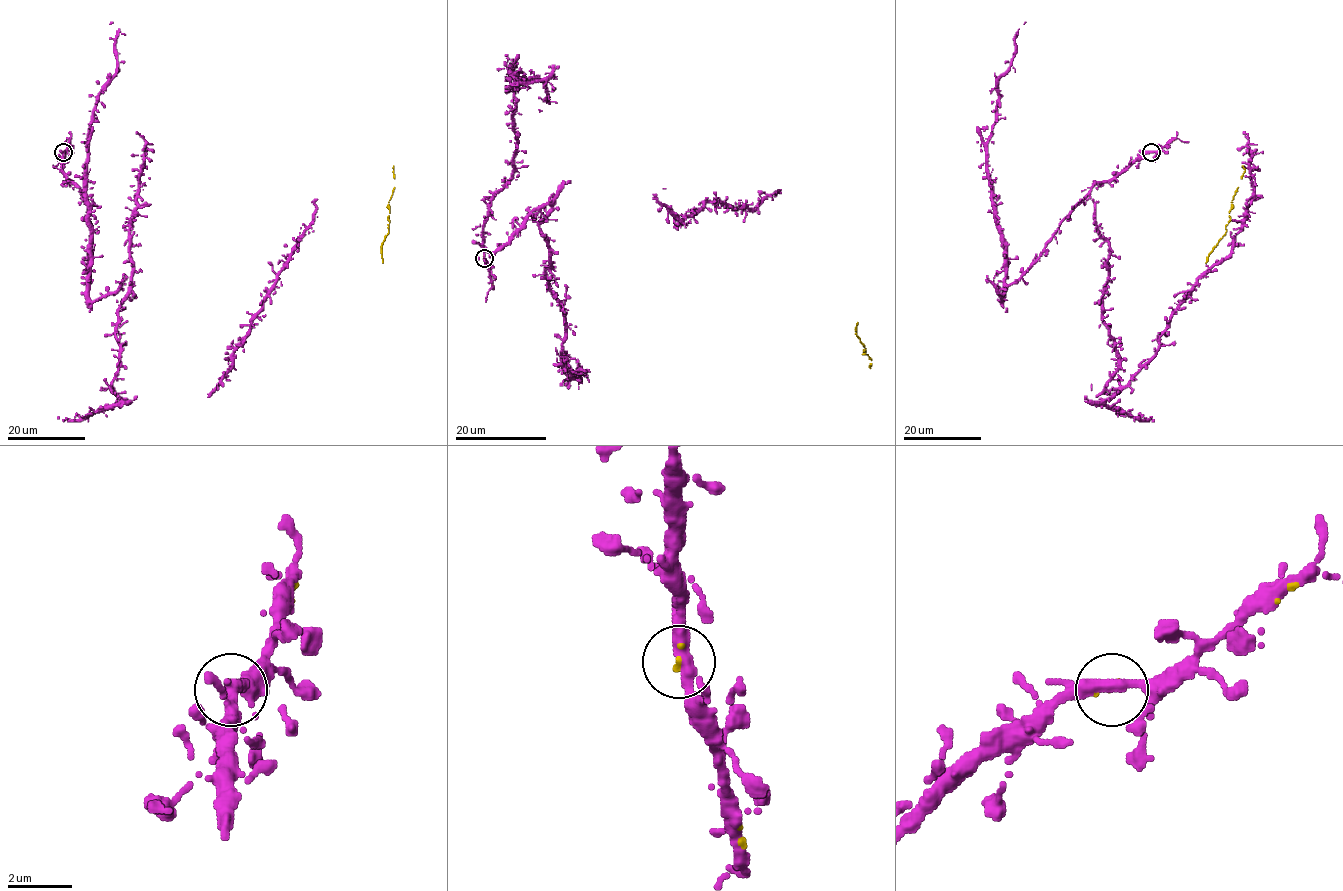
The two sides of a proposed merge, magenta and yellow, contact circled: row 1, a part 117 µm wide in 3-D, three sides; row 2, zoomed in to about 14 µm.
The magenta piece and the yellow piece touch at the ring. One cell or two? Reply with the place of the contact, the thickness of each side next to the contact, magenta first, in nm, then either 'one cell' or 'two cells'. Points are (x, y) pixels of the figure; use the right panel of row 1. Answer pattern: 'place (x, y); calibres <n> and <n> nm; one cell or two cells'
place (1151, 152); calibres 360 and 140 nm; one cell

